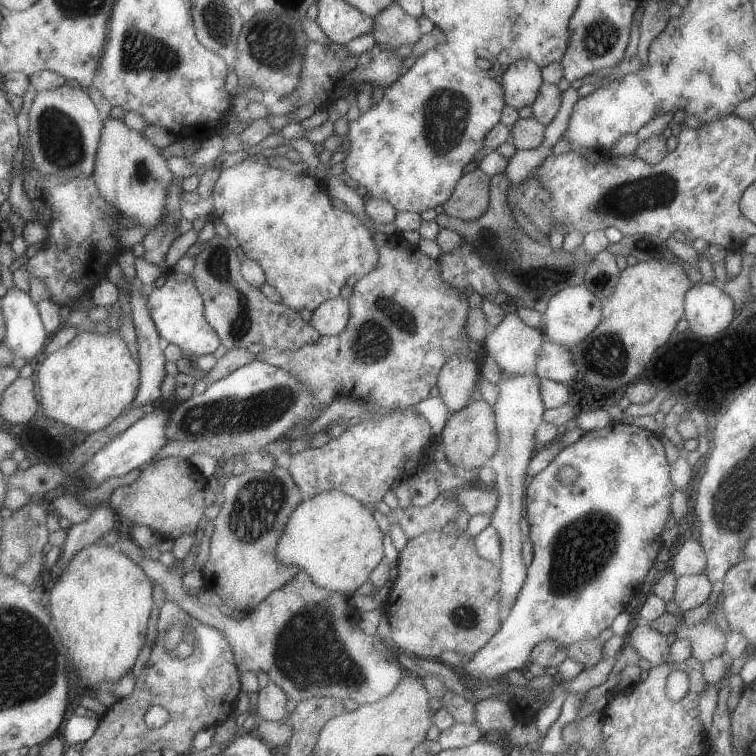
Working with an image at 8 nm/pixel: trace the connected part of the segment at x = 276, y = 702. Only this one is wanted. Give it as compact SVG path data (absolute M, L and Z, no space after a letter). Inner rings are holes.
M269 681L265 688L259 690L253 708L261 719L269 721L285 721L290 716L286 711L287 694L274 682Z

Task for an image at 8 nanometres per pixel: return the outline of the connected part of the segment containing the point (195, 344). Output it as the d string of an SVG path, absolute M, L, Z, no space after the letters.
M165 268L167 280L158 288L148 290L147 305L150 316L158 329L159 335L165 344L178 345L182 350L182 358L194 356L212 356L220 346L221 340L216 331L206 320L203 307L203 298L195 285L191 274L176 271L174 268Z

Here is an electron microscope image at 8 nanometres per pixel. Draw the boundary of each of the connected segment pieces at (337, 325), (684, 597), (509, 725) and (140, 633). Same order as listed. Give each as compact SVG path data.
M338 296L325 300L312 311L309 323L321 336L334 336L342 332L350 318L349 304L346 299Z
M704 573L701 575L682 575L677 577L673 599L683 614L687 610L707 602L712 590L712 583Z
M490 697L475 702L475 719L483 732L490 730L502 732L503 735L498 742L500 746L507 749L512 747L508 733L517 723L512 710L504 700Z
M102 543L99 546L91 544L78 551L47 593L46 605L50 606L62 644L68 648L68 654L74 656L74 662L78 662L74 666L78 667L78 674L91 690L102 683L120 680L133 670L145 645L148 620L152 614L152 588L154 582L141 566L117 548L106 547Z

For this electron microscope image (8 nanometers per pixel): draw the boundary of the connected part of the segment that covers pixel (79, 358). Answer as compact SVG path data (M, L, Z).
M97 330L79 333L66 346L44 357L38 368L37 384L43 413L74 430L93 433L106 428L136 398L140 382L139 363L118 332L111 331L107 335Z

